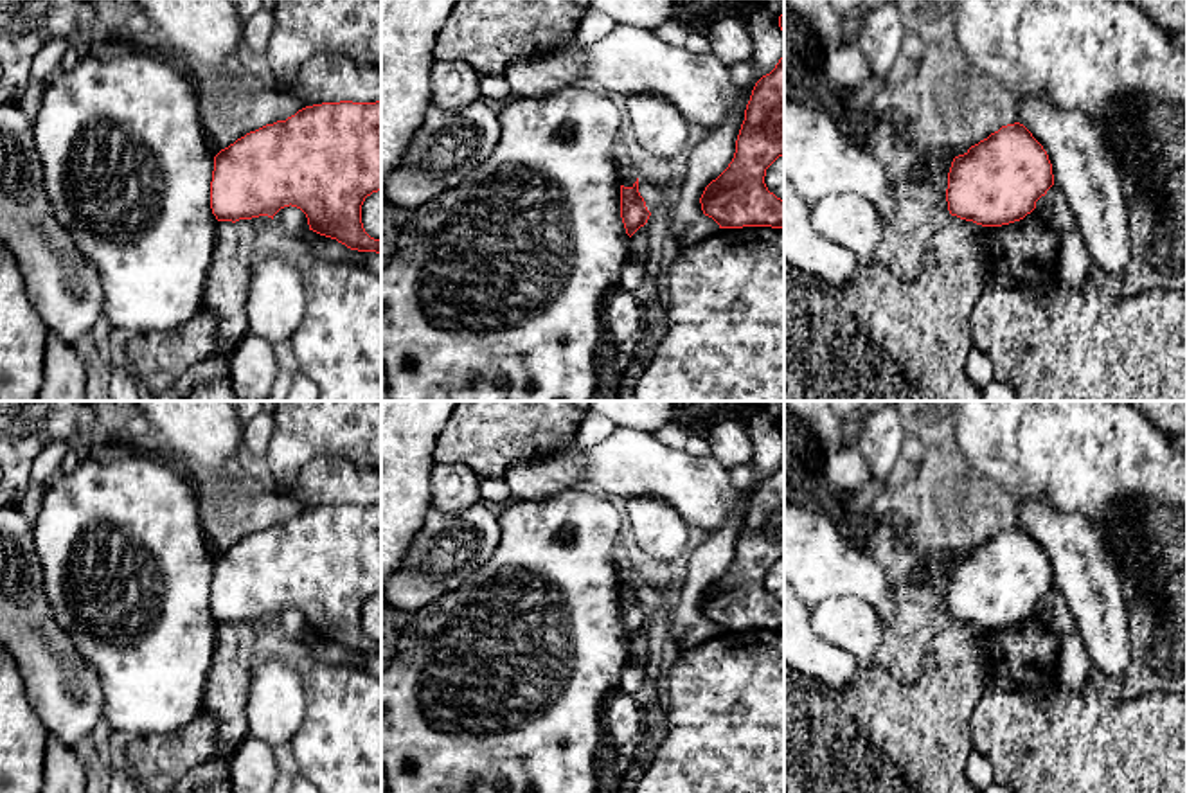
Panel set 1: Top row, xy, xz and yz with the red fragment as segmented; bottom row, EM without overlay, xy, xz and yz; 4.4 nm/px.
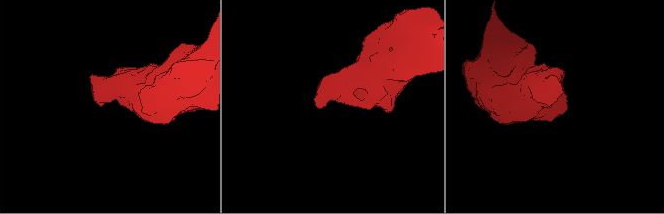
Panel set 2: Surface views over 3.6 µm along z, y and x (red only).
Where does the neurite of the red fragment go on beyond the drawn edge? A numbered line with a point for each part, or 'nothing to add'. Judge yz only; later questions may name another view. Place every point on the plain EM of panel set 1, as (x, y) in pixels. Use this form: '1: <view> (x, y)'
nothing to add

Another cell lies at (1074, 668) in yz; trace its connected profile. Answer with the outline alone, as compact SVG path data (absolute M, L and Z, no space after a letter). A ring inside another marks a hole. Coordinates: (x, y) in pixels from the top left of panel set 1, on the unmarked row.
M1054 586L1047 597L1036 604L1036 613L1047 619L1063 638L1058 664L1059 682L1068 691L1079 692L1090 682L1093 667L1077 633L1067 599Z

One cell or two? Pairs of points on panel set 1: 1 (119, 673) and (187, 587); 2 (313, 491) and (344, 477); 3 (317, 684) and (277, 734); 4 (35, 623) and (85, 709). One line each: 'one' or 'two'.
1: one
2: one
3: two
4: one

